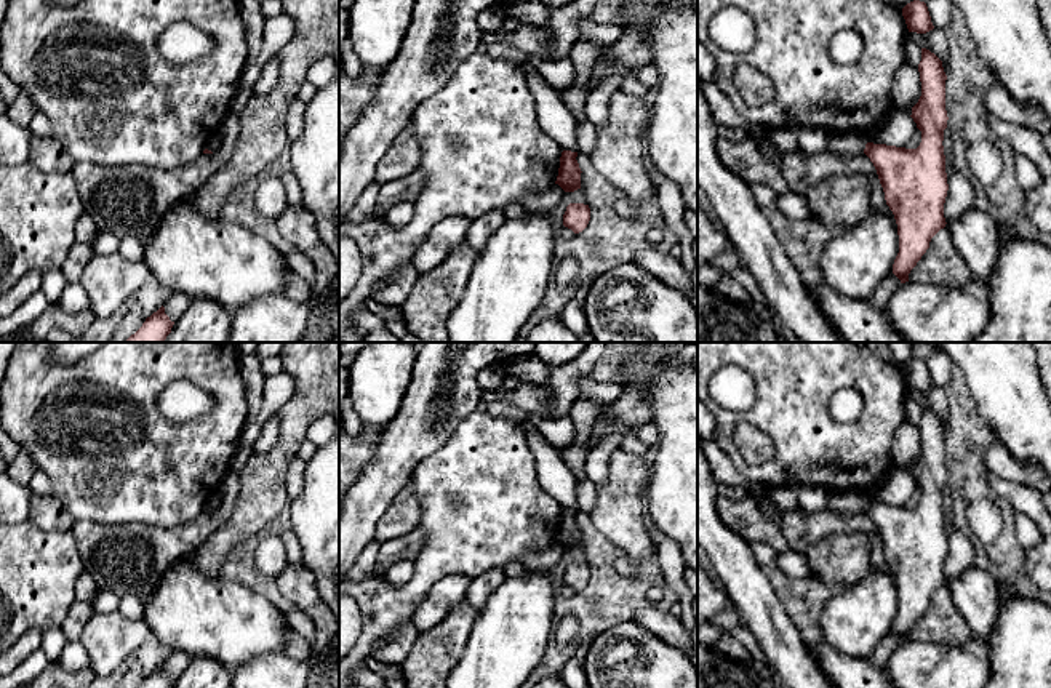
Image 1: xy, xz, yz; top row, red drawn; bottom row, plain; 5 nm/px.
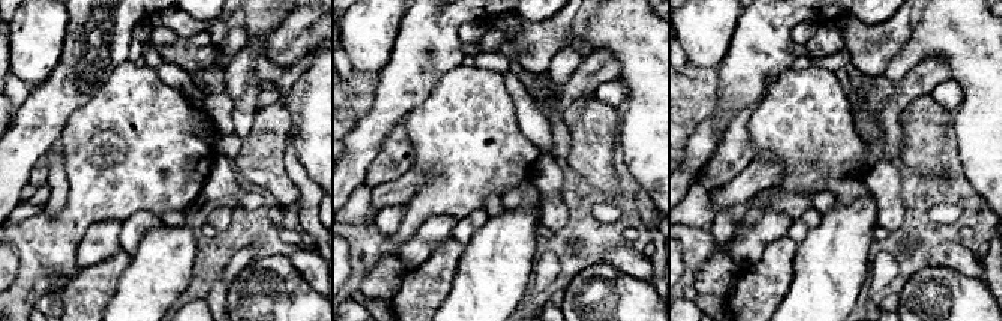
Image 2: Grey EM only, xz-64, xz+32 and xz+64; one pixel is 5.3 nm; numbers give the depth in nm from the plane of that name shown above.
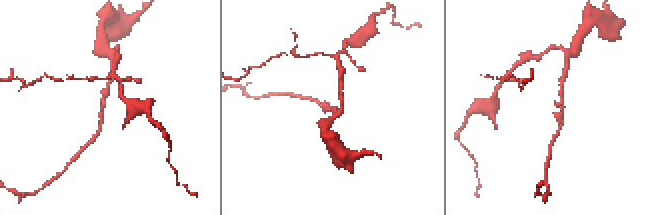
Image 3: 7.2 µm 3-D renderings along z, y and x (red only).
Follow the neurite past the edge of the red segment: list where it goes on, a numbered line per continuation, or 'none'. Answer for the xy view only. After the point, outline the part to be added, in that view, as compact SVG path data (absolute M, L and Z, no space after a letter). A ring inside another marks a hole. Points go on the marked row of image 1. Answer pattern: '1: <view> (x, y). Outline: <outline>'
none

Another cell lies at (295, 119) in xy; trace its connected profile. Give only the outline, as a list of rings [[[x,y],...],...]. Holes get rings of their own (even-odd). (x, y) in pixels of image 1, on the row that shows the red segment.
[[[298,96],[286,114],[286,134],[290,141],[301,136],[304,128],[306,102]]]

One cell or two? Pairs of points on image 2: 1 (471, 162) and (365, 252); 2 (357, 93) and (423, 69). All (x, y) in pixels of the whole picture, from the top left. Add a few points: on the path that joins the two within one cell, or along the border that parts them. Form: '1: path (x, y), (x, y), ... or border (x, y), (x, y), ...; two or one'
1: path (444, 189), (392, 243); one
2: border (380, 72), (374, 105), (360, 117); two

